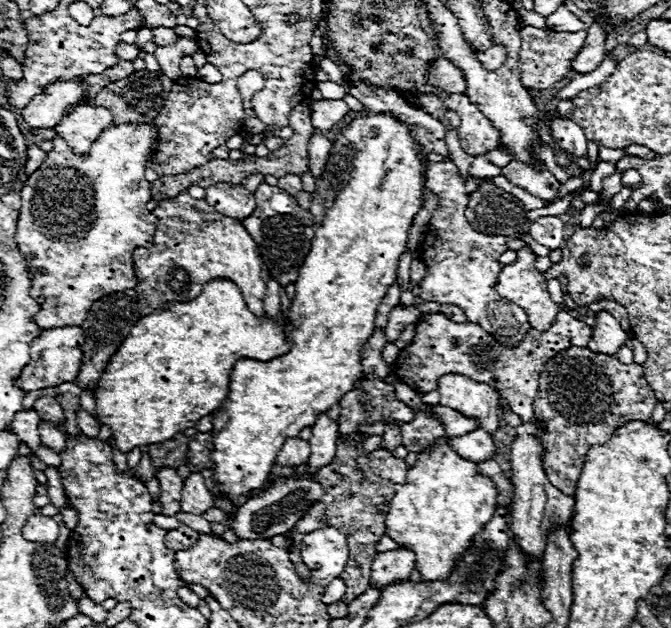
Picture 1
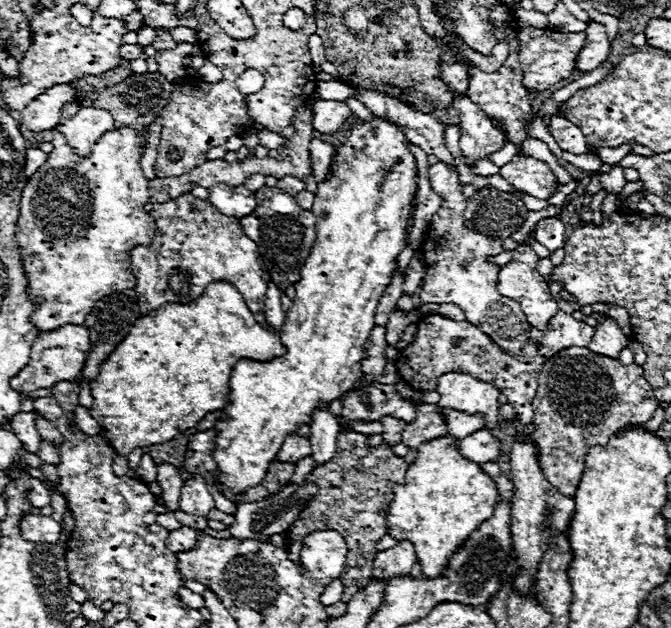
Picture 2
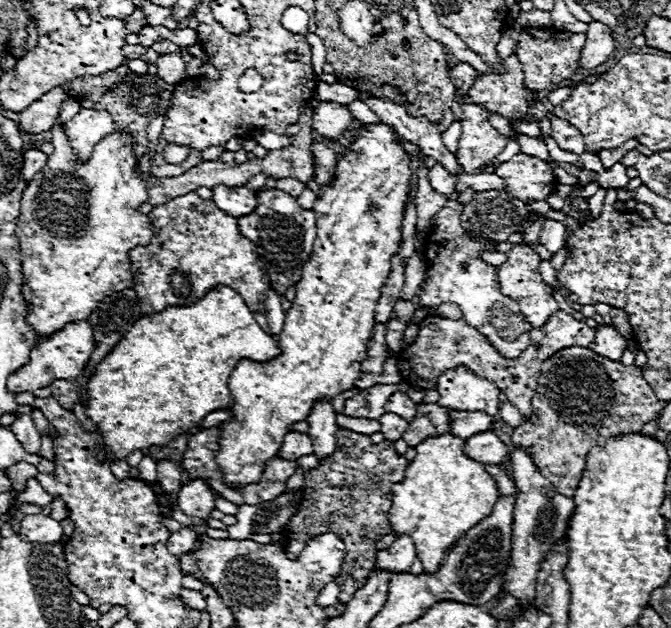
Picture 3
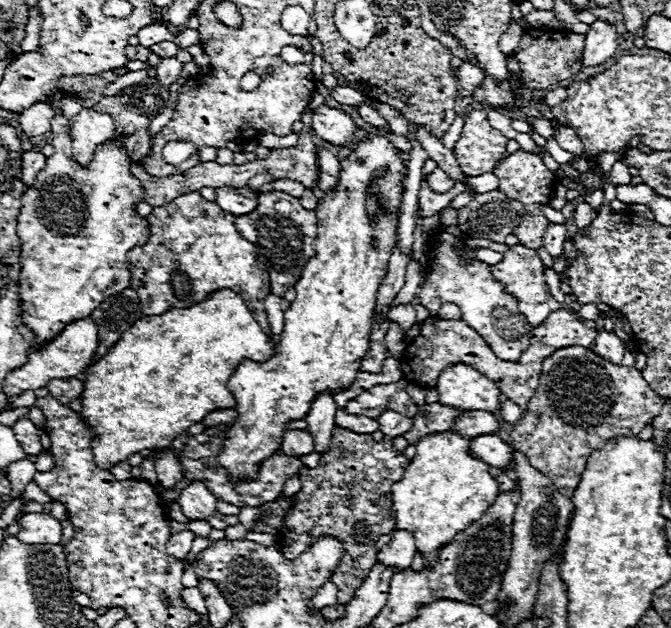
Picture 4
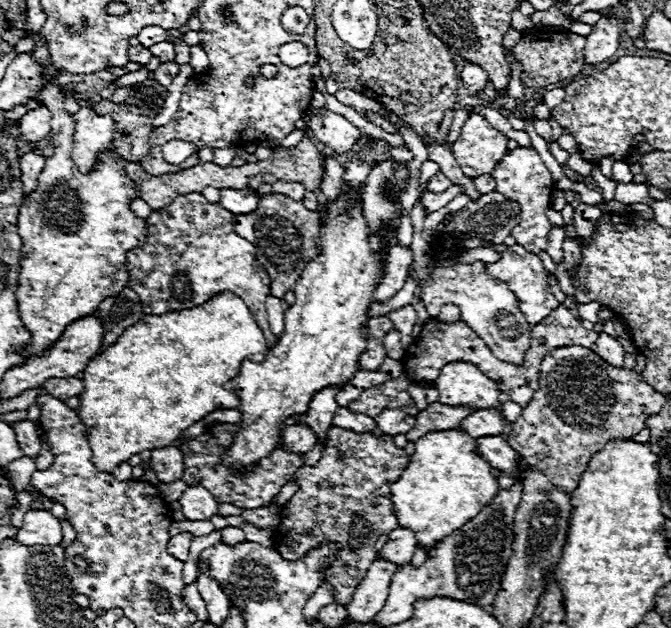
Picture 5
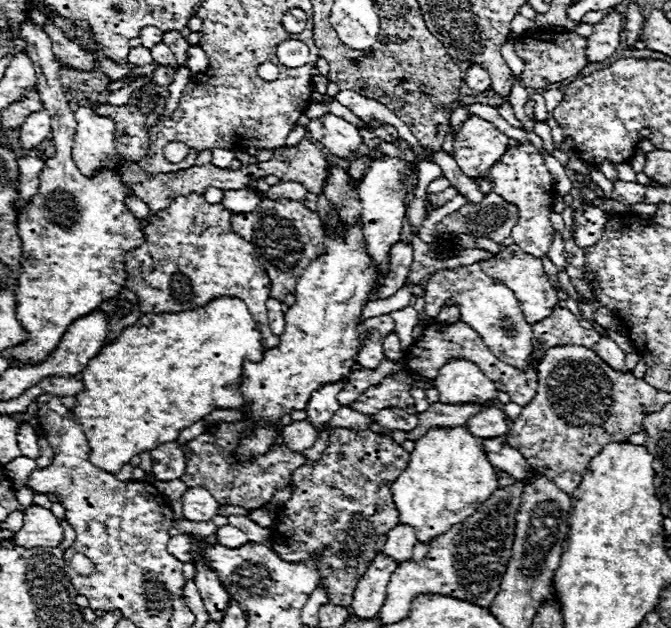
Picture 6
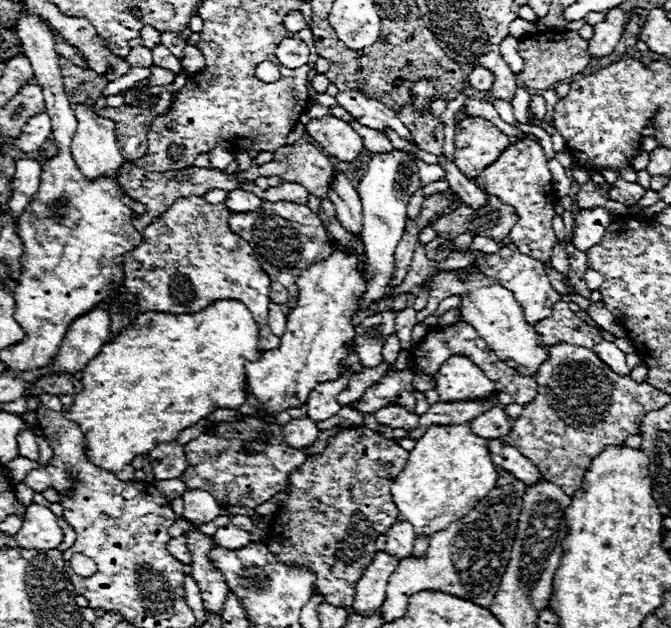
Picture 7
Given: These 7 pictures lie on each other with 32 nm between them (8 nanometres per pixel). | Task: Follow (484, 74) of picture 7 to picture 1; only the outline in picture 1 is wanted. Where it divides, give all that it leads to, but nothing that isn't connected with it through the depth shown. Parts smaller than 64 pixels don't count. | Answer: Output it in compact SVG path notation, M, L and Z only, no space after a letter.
M438 58L434 62L434 72L432 72L430 80L450 94L464 94L464 90L466 90L464 72L444 58Z

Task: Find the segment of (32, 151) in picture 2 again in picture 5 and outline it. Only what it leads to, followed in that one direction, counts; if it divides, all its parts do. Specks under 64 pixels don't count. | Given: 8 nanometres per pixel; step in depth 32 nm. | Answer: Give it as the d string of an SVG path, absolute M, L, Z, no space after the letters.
M28 152L20 158L20 170L22 170L20 182L22 182L22 188L24 188L24 196L32 194L32 190L36 188L38 174L40 174L42 168L44 168L44 156Z

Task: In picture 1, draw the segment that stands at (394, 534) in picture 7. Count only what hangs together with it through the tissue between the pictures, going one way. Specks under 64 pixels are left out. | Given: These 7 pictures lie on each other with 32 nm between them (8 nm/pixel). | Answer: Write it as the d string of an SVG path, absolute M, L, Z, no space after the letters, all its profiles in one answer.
M400 548L398 550L388 550L388 552L378 552L372 564L372 584L376 586L388 586L394 580L404 580L410 576L414 568L414 552Z

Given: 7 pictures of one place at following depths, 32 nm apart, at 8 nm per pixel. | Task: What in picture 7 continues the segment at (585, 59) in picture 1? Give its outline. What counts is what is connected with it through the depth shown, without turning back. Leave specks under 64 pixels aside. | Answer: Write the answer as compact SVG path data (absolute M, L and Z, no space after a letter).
M610 8L600 24L594 26L594 36L588 42L592 56L608 56L614 52L620 36L624 34L624 26L628 22L628 12L622 8Z

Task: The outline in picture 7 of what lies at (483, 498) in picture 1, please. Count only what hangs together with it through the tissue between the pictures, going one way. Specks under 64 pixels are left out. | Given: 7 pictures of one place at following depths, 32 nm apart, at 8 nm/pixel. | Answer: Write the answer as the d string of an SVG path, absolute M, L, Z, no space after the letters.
M470 422L454 426L430 426L410 450L408 466L394 478L390 490L398 508L398 520L408 520L416 534L432 534L468 514L480 498L496 488L498 466L490 458L488 440L470 430Z

